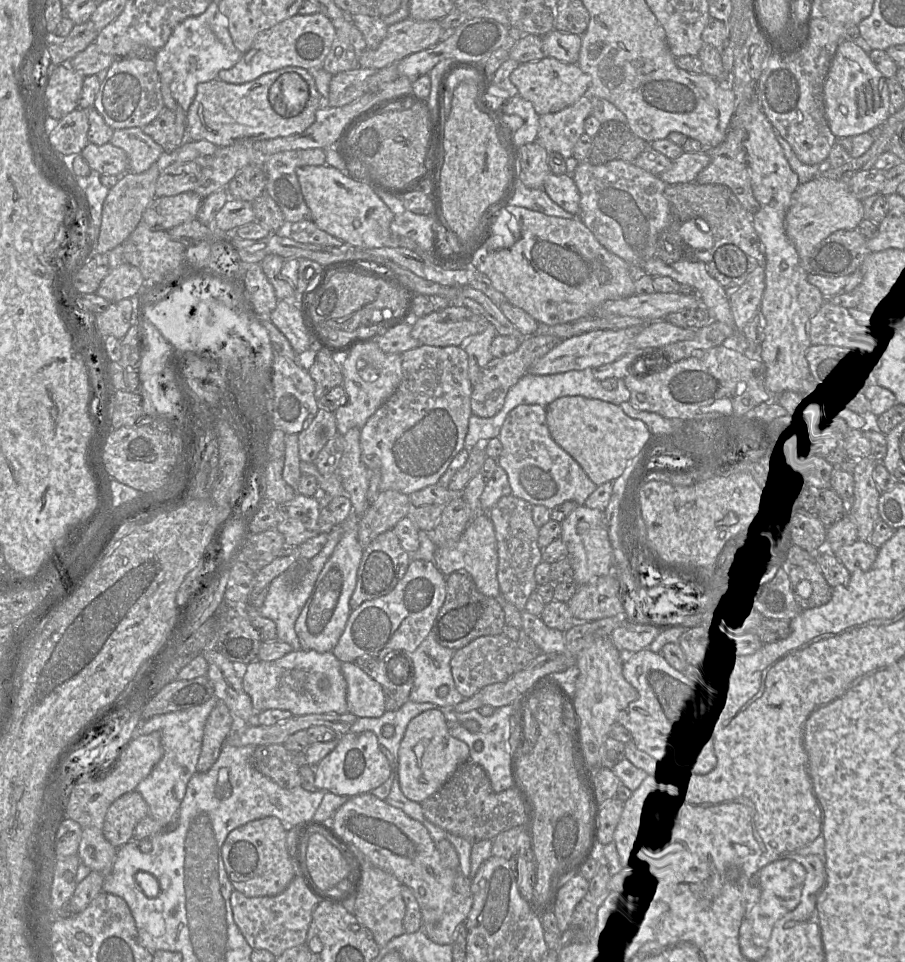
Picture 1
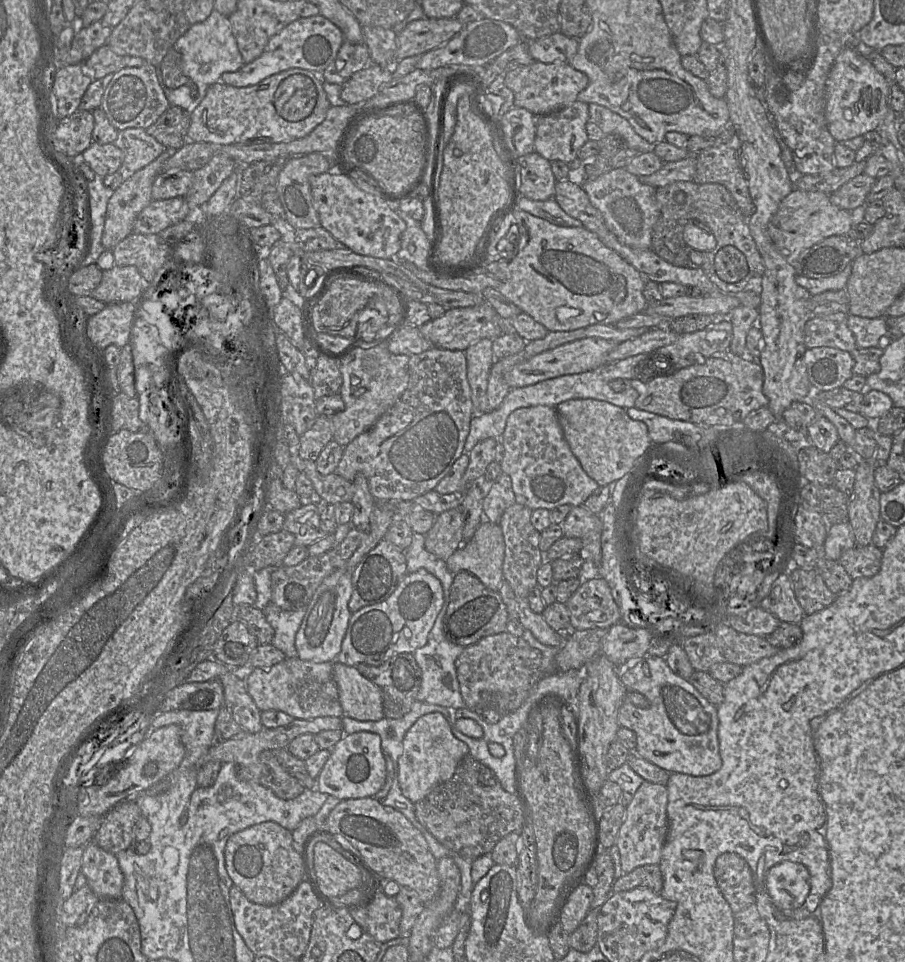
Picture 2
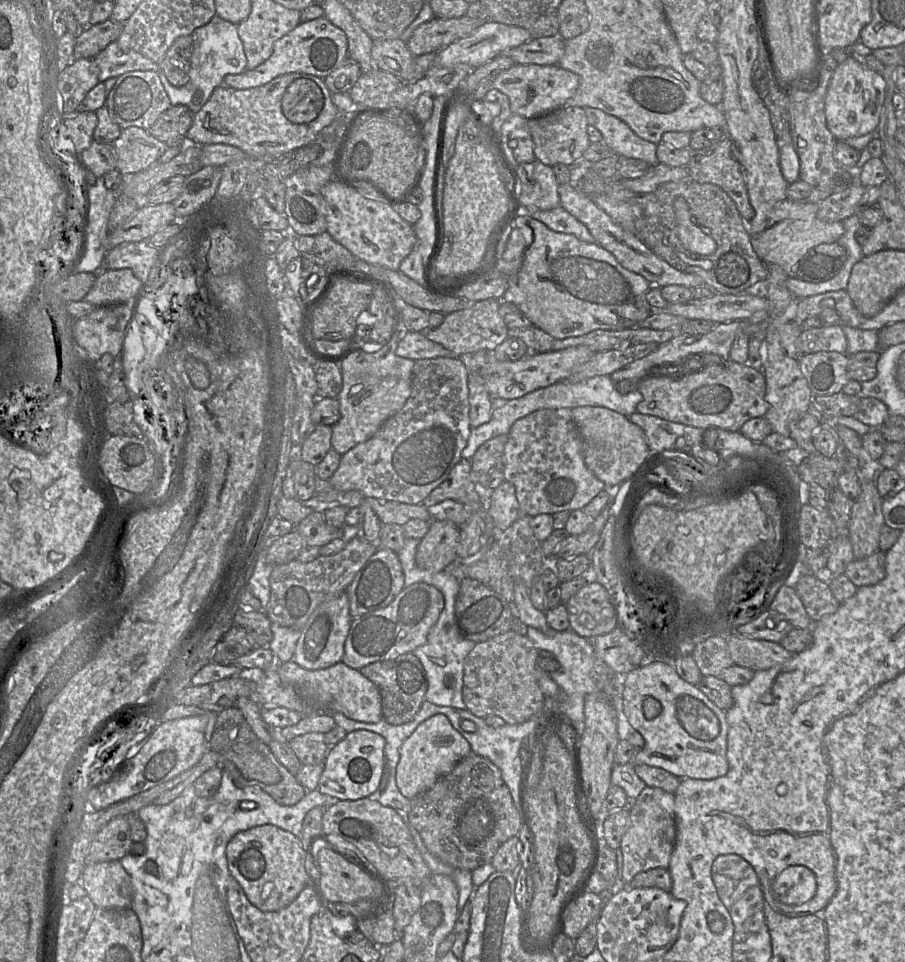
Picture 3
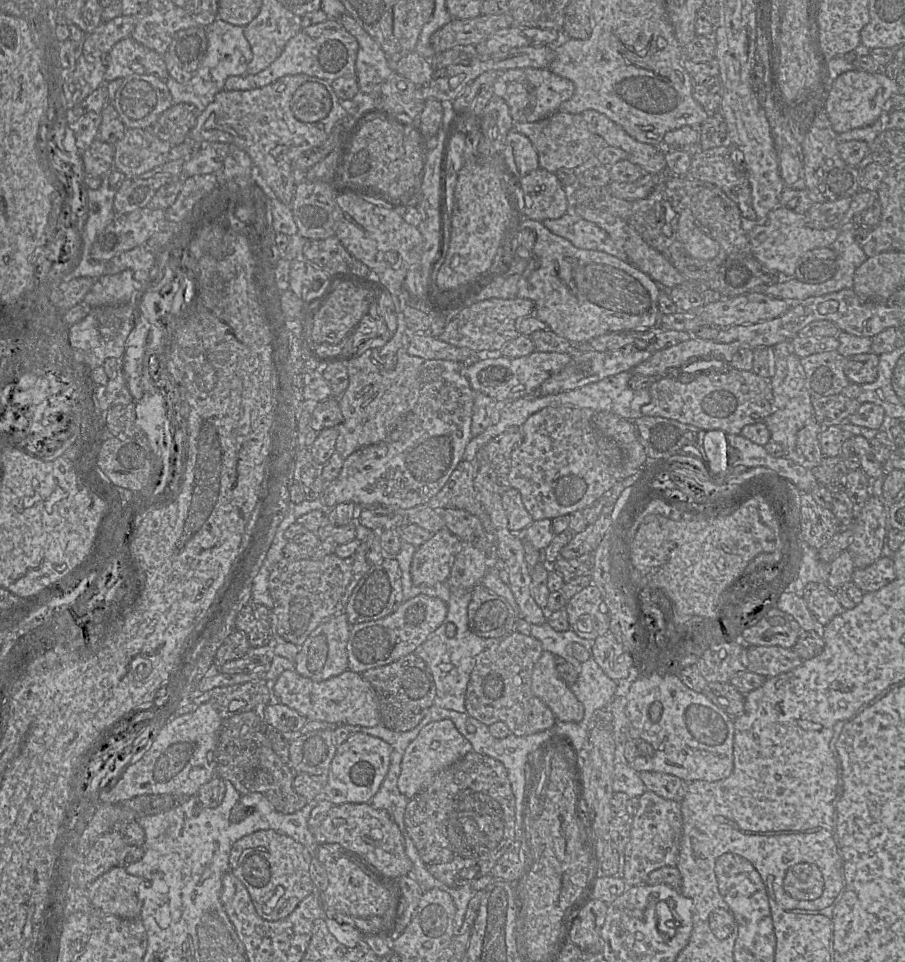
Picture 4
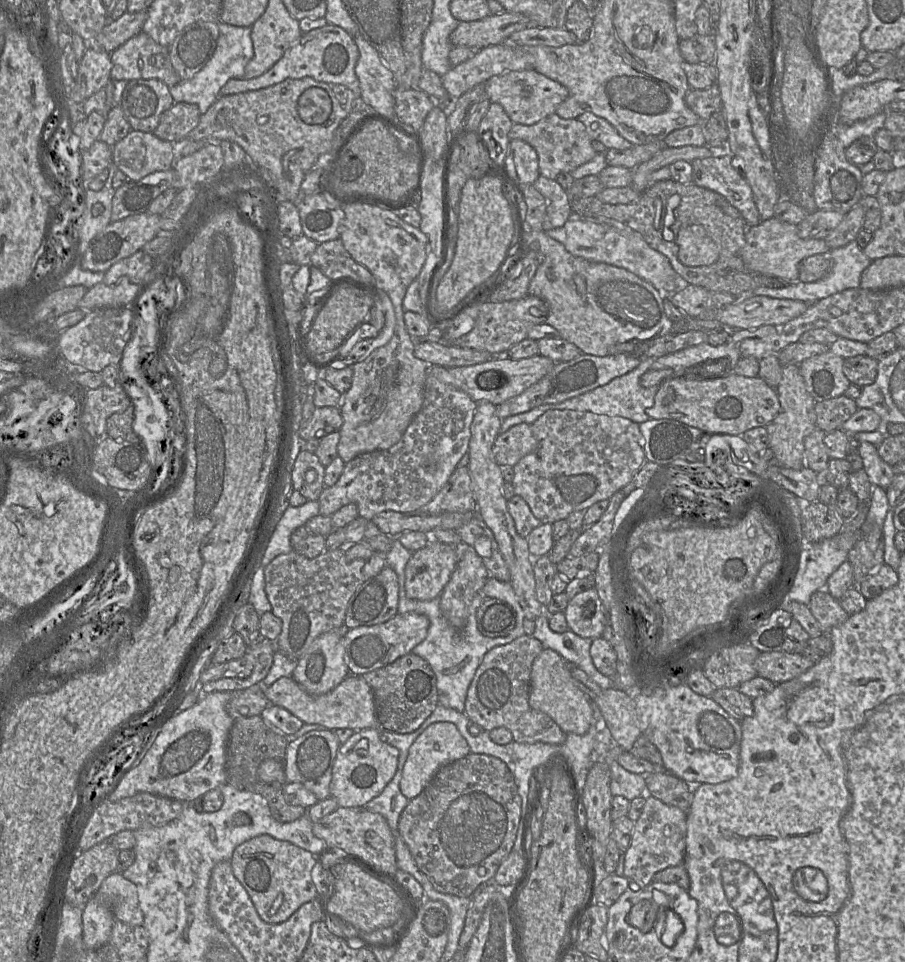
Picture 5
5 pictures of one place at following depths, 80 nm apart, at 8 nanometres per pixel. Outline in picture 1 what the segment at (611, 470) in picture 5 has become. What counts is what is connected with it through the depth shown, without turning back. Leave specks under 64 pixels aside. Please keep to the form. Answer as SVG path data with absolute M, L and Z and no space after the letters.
M538 404L518 405L506 416L498 438L502 451L497 463L507 473L514 496L551 510L566 501L584 505L588 496L596 490L597 485L577 461L551 437L545 407Z

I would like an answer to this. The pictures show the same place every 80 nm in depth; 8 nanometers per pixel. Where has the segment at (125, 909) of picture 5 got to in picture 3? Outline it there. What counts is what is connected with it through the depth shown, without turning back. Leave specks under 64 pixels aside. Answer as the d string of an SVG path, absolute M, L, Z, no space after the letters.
M120 861L87 865L82 872L82 886L96 907L130 908L133 888L130 875Z

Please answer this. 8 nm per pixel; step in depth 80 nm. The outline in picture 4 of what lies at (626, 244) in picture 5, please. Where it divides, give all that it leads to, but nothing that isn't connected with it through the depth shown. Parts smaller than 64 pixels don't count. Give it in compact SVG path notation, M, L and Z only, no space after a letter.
M571 208L558 219L546 219L542 224L553 234L570 241L576 248L608 253L627 261L626 254L619 250L606 231L575 215Z

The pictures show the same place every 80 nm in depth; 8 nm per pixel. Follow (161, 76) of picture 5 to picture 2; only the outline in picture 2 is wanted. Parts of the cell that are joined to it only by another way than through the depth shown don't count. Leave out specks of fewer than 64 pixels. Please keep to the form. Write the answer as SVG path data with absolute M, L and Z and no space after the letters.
M105 44L86 59L83 65L93 79L101 80L123 68L140 67L145 63L143 58L119 54Z

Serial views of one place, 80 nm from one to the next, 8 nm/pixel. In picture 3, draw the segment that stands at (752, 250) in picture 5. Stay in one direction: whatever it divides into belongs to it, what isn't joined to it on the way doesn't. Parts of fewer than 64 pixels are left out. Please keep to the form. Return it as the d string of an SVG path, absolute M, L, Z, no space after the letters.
M789 199L777 202L769 212L763 229L751 235L752 246L766 264L777 264L790 278L795 278L795 265L814 247L837 242L844 234L843 222L825 222L817 218L818 204L800 203Z

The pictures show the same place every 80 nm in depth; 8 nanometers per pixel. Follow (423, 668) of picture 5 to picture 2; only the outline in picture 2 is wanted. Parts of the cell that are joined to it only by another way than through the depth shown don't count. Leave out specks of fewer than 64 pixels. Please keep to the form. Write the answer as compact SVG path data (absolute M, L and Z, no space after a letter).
M394 654L379 665L358 664L355 667L379 688L384 717L399 719L411 710L422 679L413 654Z

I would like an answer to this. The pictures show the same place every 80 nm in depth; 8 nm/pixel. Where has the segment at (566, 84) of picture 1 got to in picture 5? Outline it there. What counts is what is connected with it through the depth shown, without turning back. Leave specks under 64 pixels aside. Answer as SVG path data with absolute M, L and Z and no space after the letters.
M533 68L507 71L501 75L492 76L483 84L489 101L500 104L513 123L523 125L533 125L555 113L559 104L569 94L565 86Z

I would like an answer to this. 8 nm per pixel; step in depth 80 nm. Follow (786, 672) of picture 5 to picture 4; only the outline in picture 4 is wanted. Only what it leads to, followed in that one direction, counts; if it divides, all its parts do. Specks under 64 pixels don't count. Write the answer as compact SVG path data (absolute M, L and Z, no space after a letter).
M744 646L741 653L741 663L746 670L765 677L789 672L803 661L792 648L780 646Z

